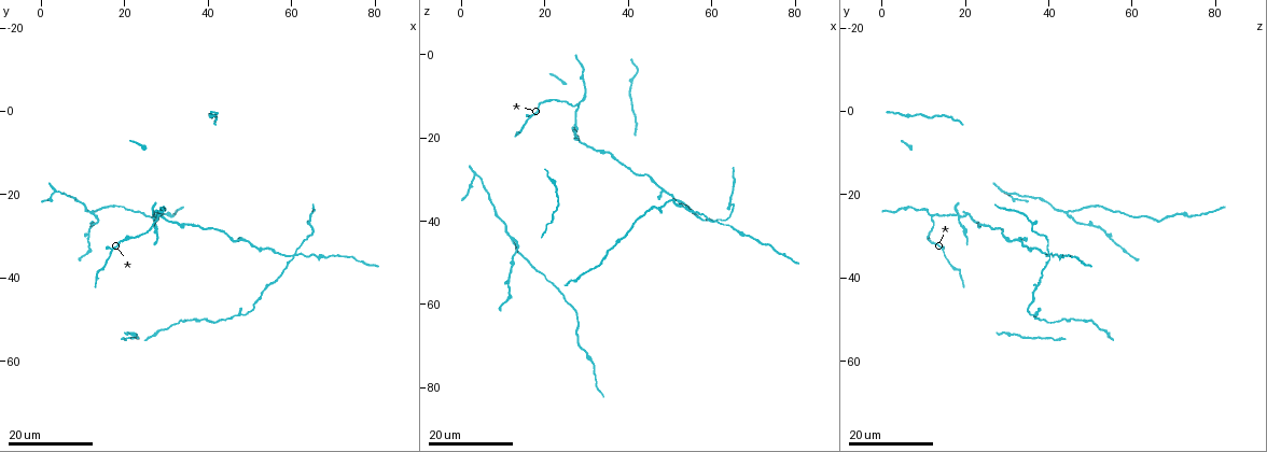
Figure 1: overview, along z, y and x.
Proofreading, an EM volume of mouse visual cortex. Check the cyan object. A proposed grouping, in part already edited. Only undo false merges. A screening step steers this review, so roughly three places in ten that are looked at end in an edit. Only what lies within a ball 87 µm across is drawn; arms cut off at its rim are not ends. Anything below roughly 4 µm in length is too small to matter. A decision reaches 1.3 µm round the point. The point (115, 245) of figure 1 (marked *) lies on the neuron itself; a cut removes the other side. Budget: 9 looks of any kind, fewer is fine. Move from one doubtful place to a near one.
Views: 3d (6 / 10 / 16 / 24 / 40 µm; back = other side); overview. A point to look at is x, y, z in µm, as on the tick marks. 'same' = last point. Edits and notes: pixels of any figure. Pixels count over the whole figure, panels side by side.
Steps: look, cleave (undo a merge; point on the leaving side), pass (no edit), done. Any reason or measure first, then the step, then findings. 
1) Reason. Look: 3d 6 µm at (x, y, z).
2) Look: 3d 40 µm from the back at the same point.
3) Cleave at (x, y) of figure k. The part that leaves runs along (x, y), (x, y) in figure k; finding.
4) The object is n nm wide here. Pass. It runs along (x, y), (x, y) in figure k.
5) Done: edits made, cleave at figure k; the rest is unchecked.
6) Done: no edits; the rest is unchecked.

Three-way junction. Look: 3d 24 µm at (17.0, 33.5, 14.5).

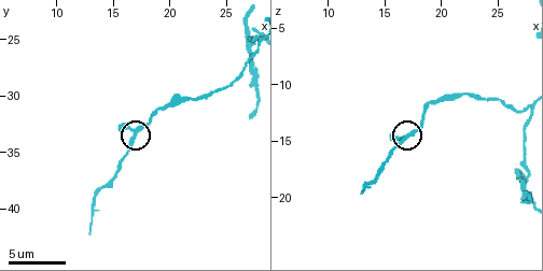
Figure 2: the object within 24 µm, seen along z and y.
Closer look. Look: 3d 10 µm at (16.8, 33.2, 14.6).

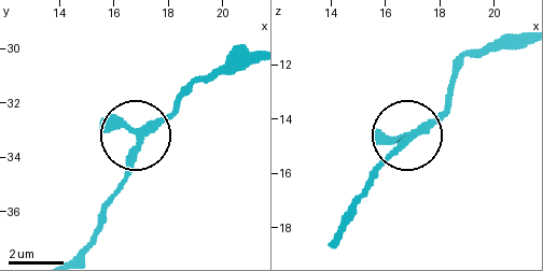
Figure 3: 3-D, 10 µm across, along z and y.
3 arms meet here. Pass. One neuron here.

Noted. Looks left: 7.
Three arms meet. Look: 3d 16 µm at (28.5, 25.0, 12.0).

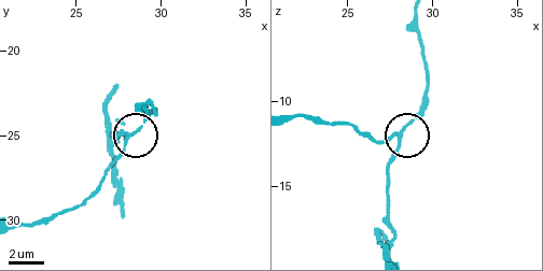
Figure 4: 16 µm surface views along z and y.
Closer look. Look: 3d 6 µm at (28.1, 25.0, 12.0).

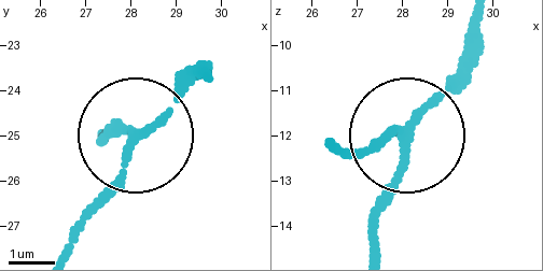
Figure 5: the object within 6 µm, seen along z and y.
3 arms meet here. Pass. It runs along (65, 248), (134, 137), (204, 68) in figure 5; one neuron here.

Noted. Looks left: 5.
Three-way junction. Look: 3d 16 µm at (12.0, 24.5, 45.0).

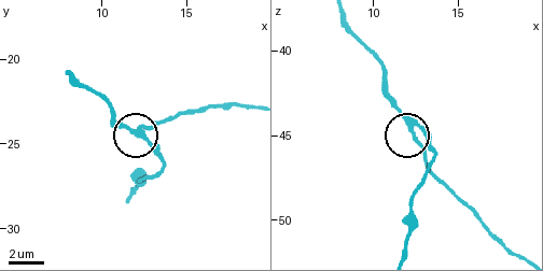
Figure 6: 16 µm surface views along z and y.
Zoom in. Look: 3d 6 µm at (12.1, 24.3, 44.6).

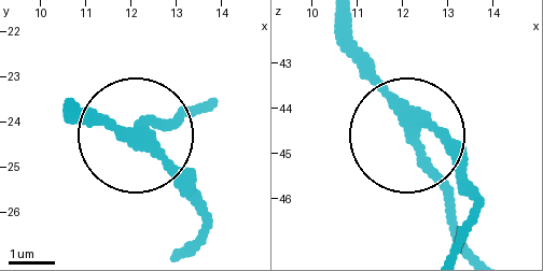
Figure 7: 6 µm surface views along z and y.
Pass. One neuron here.

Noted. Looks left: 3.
Four or more arms meet. Look: 3d 24 µm at (61.0, 35.0, 40.5).

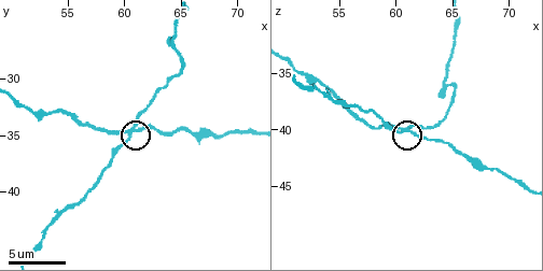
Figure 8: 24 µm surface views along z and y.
Closer look. Look: 3d 6 µm at (60.6, 34.6, 40.0).

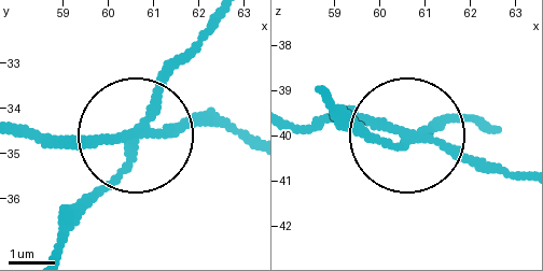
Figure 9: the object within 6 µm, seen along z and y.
The side arm is 26 µm long. Cleave at (165, 67) of figure 9. The part that leaves runs along (139, 131), (130, 162), (65, 243) in figure 9; a second neuron is stuck on.

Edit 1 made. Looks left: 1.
Done: edits made, cleave at figure 9; the rest is unchecked.

